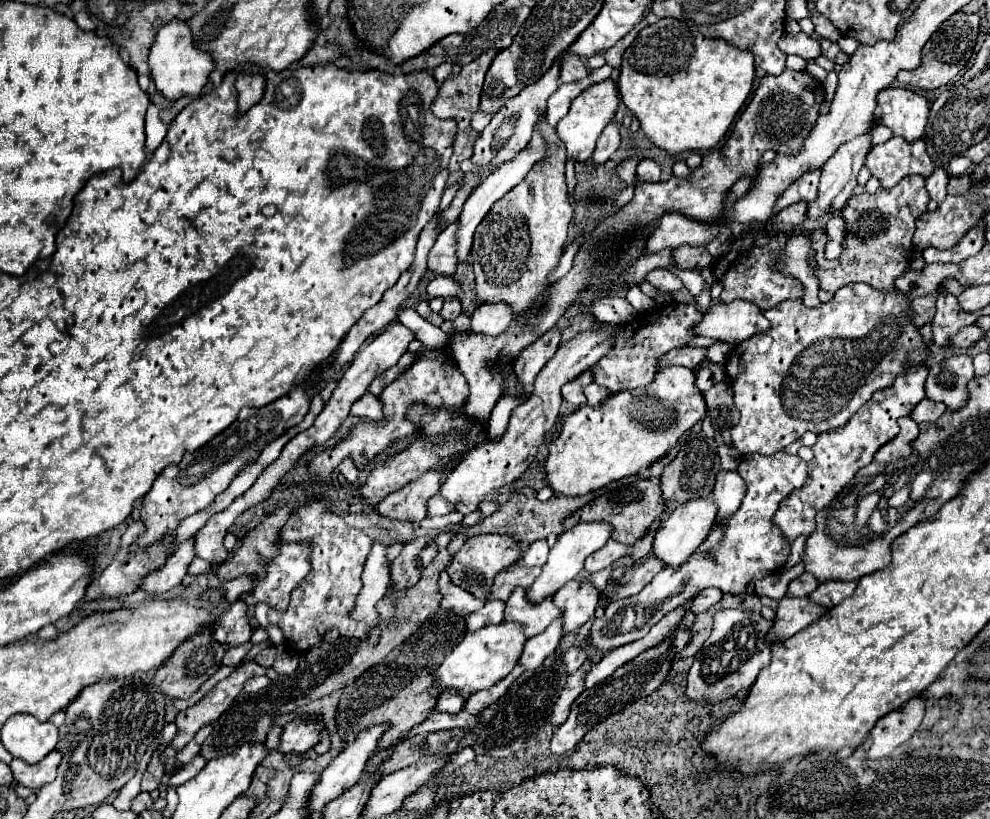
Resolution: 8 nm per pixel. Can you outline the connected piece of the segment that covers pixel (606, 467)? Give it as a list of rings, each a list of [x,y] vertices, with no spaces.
[[[667,366],[655,376],[655,382],[643,390],[615,392],[595,408],[581,406],[573,414],[569,414],[563,422],[559,438],[549,448],[549,458],[545,462],[547,482],[555,490],[555,494],[579,496],[591,490],[599,490],[613,480],[637,474],[639,468],[663,458],[677,444],[683,432],[705,418],[705,412],[707,406],[703,400],[703,392],[695,384],[695,372],[685,366]]]

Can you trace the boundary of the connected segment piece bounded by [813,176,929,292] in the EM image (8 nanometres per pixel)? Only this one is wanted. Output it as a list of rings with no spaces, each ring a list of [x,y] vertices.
[[[905,176],[897,186],[885,190],[879,188],[875,194],[851,196],[841,216],[847,220],[847,236],[843,242],[841,264],[833,270],[821,270],[813,264],[821,288],[835,292],[849,282],[865,282],[877,290],[891,290],[893,280],[909,268],[911,238],[915,234],[915,220],[927,210],[929,194],[925,190],[923,176]]]

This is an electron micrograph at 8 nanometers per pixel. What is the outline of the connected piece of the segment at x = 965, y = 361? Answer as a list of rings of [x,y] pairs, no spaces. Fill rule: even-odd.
[[[949,356],[929,368],[925,382],[927,398],[943,402],[949,410],[961,410],[967,404],[967,382],[973,376],[973,362],[969,356]]]

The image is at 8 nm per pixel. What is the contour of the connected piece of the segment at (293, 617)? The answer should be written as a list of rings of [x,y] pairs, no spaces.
[[[311,502],[295,510],[287,524],[279,532],[281,542],[307,542],[311,550],[311,572],[307,578],[293,590],[291,602],[287,610],[269,610],[269,622],[283,630],[283,636],[295,652],[307,652],[313,646],[321,644],[325,634],[333,628],[339,630],[343,638],[367,640],[369,632],[377,626],[355,622],[351,612],[355,608],[355,600],[361,592],[361,574],[371,550],[371,538],[363,534],[363,530],[355,530],[347,526],[337,514],[329,512],[321,502]]]

